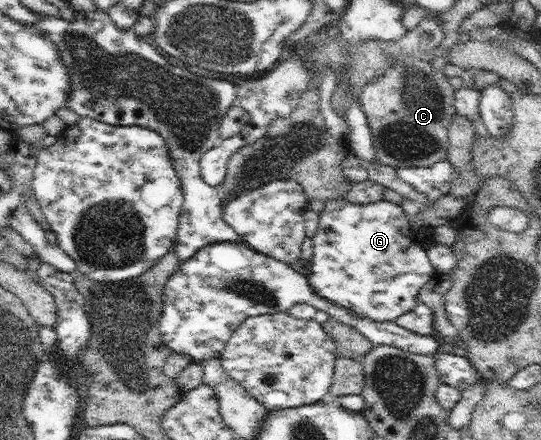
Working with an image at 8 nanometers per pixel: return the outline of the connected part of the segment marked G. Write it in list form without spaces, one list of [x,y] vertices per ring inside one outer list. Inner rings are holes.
[[[339,197],[325,202],[325,208],[319,215],[319,227],[312,237],[314,253],[309,263],[304,265],[305,275],[315,294],[375,322],[394,322],[415,308],[419,302],[419,290],[432,280],[437,270],[412,227],[406,205],[385,200],[353,204]]]

